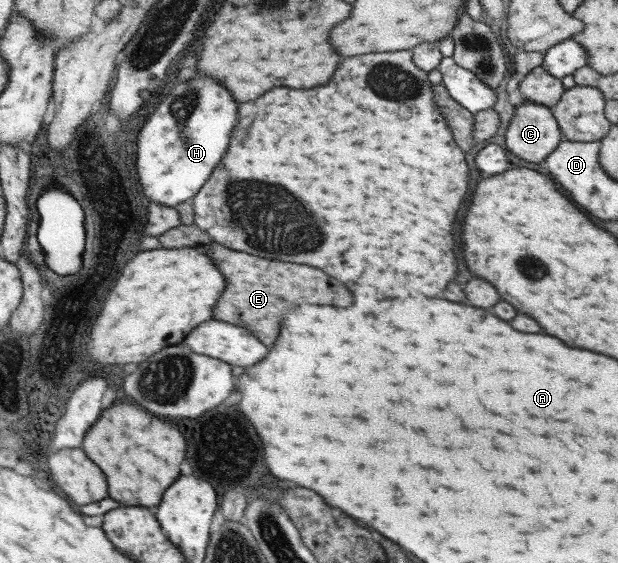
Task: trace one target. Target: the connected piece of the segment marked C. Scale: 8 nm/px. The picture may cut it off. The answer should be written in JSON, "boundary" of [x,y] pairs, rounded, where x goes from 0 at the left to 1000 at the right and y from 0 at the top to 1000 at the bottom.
{"boundary":[[[845,179],[830,195],[816,245],[819,266],[871,291],[900,263],[909,242],[888,190]]]}

